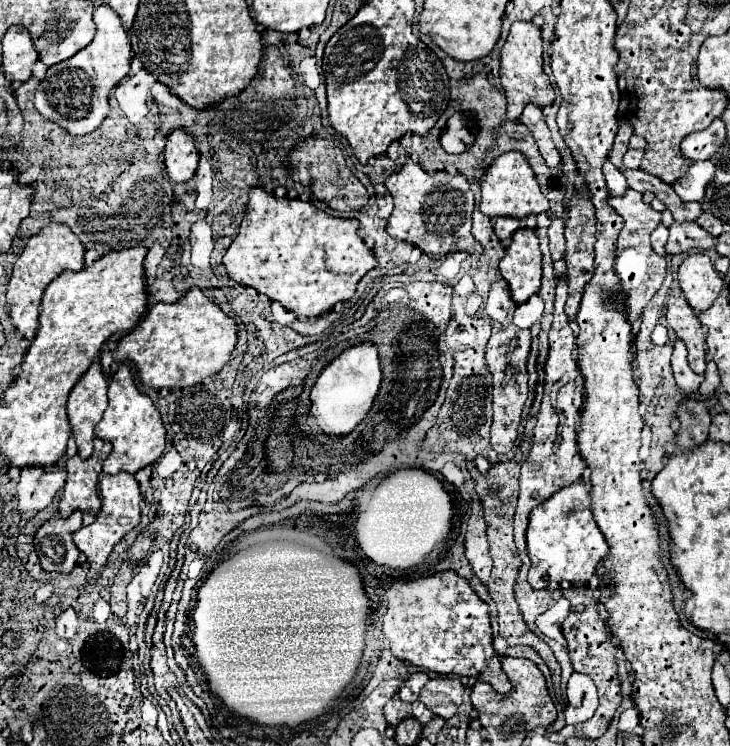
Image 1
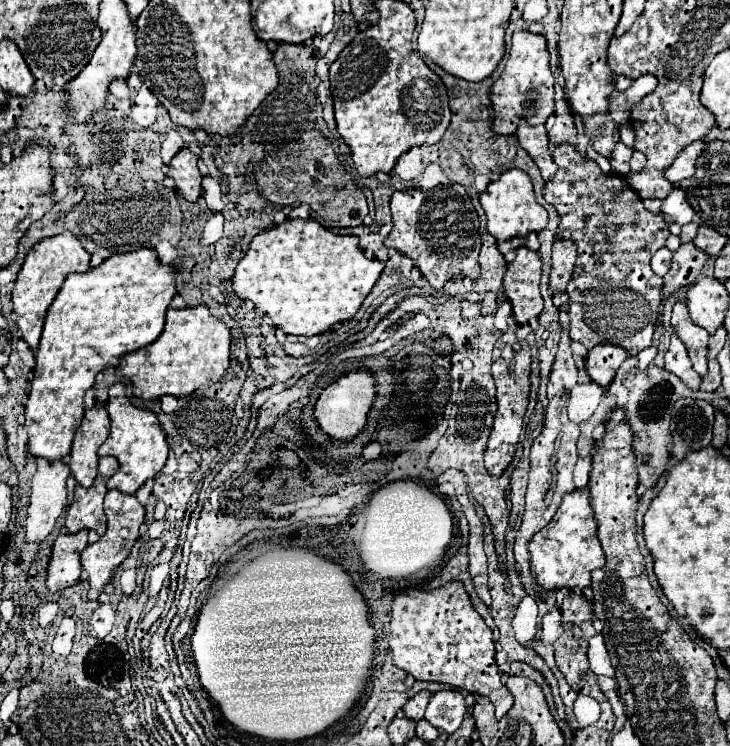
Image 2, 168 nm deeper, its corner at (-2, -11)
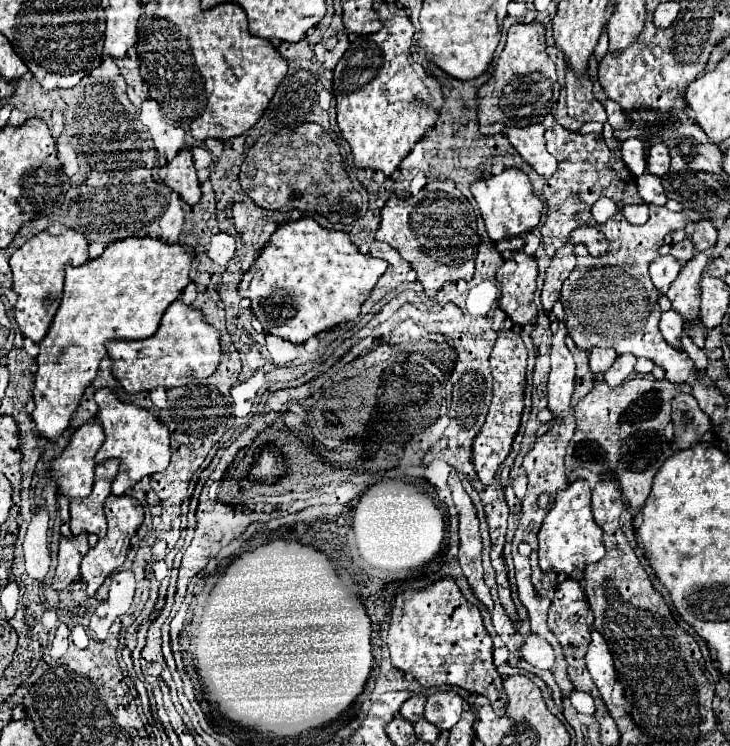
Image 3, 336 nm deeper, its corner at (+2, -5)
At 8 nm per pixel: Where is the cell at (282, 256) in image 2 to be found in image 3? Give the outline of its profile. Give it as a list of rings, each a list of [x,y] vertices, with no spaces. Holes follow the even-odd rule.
[[[301,217],[299,221],[287,221],[277,227],[269,243],[259,251],[259,257],[253,261],[251,269],[243,273],[237,291],[241,297],[251,299],[251,311],[263,323],[265,333],[283,337],[291,343],[305,343],[321,331],[355,319],[385,269],[387,261],[363,255],[345,231],[329,231],[313,217]]]

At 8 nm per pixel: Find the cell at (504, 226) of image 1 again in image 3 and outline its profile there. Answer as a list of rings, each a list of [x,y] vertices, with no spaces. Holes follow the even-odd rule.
[[[509,237],[509,239],[501,239],[495,243],[495,247],[503,253],[503,251],[519,251],[523,249],[523,239],[521,237]]]

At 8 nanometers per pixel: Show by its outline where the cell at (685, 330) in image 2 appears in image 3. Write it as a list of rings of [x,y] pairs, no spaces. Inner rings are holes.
[[[697,253],[689,263],[685,263],[677,275],[677,279],[671,283],[667,297],[677,313],[685,321],[689,321],[689,329],[699,329],[699,279],[709,261],[709,253]]]

